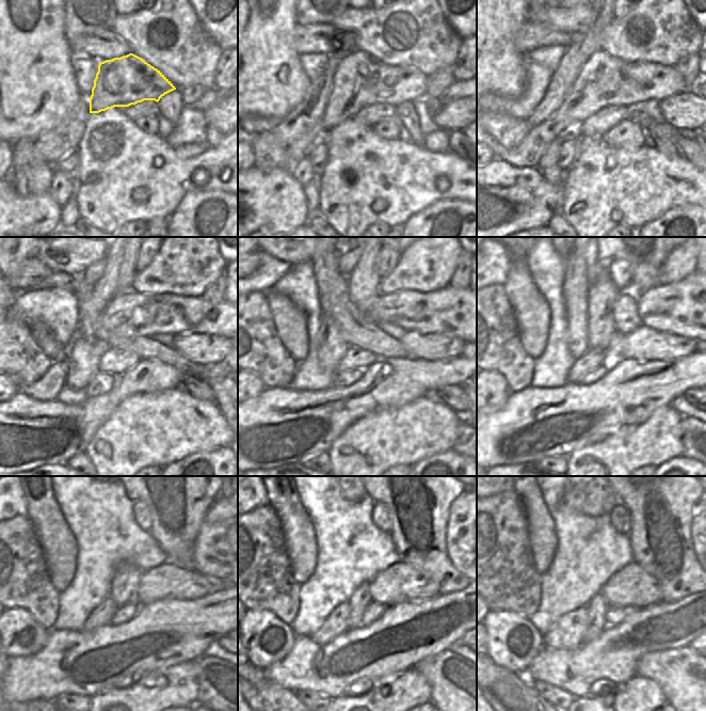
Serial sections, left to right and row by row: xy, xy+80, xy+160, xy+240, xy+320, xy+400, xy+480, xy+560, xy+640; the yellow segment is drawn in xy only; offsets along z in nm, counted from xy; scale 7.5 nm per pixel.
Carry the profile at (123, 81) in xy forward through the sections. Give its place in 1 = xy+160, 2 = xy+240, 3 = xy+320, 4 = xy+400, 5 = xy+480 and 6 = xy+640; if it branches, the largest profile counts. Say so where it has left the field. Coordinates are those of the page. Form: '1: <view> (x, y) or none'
1: xy+160 (605, 80)
2: xy+240 (129, 314)
3: xy+320 (448, 311)
4: xy+400 (693, 307)
5: xy+480 (215, 552)
6: xy+640 (693, 524)

